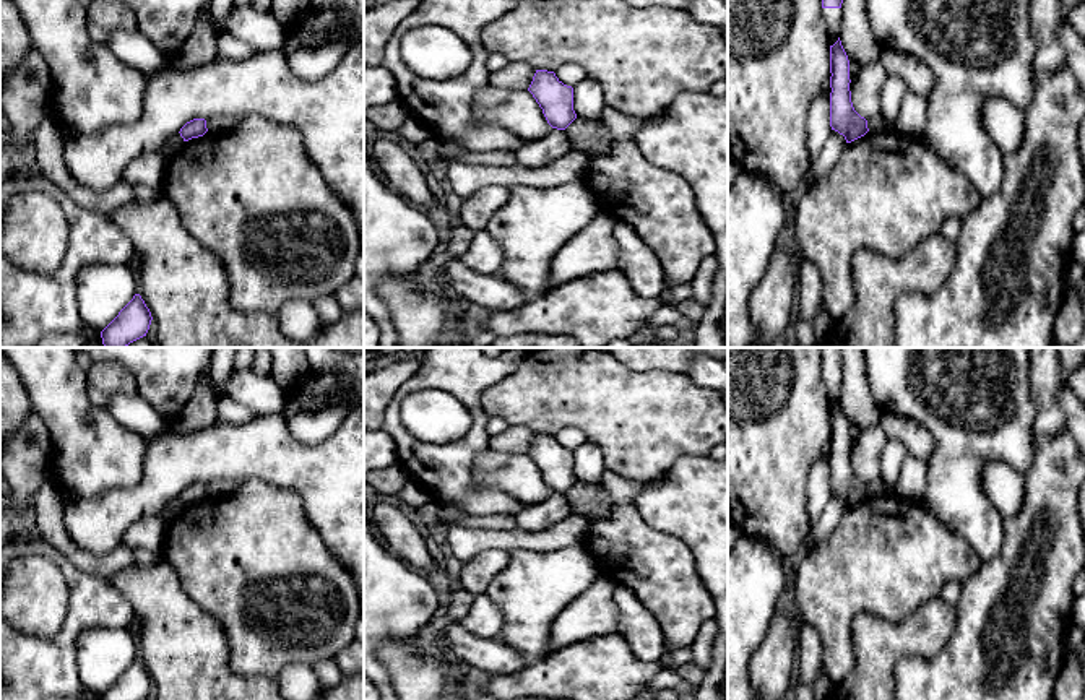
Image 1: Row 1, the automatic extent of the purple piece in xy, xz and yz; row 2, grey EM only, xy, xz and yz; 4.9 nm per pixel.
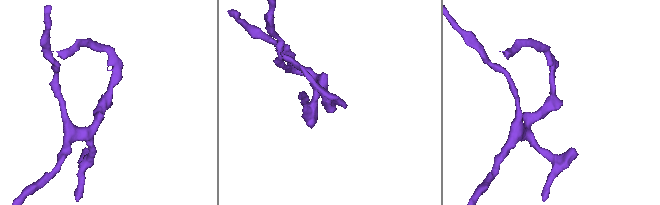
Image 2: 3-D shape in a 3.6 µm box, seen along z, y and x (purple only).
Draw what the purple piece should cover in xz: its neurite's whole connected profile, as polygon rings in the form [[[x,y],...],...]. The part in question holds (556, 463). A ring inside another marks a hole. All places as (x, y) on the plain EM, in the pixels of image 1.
[[[536,434],[528,455],[542,473],[552,492],[565,494],[577,482],[573,474],[573,452],[564,448],[554,435]]]

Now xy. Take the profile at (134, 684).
[[[140,658],[119,676],[101,695],[101,700],[146,700],[151,689],[151,676]]]

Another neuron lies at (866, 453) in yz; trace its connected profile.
[[[880,424],[861,432],[851,450],[851,466],[854,474],[866,484],[880,477],[880,455],[888,437]]]

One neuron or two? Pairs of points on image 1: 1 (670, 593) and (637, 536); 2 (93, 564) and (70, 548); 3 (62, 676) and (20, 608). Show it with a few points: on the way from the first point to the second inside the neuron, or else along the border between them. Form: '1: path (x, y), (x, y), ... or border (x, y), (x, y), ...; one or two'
1: path (665, 579), (639, 551); one
2: path (88, 562), (75, 553); one
3: border (67, 613), (49, 637), (17, 629); two

